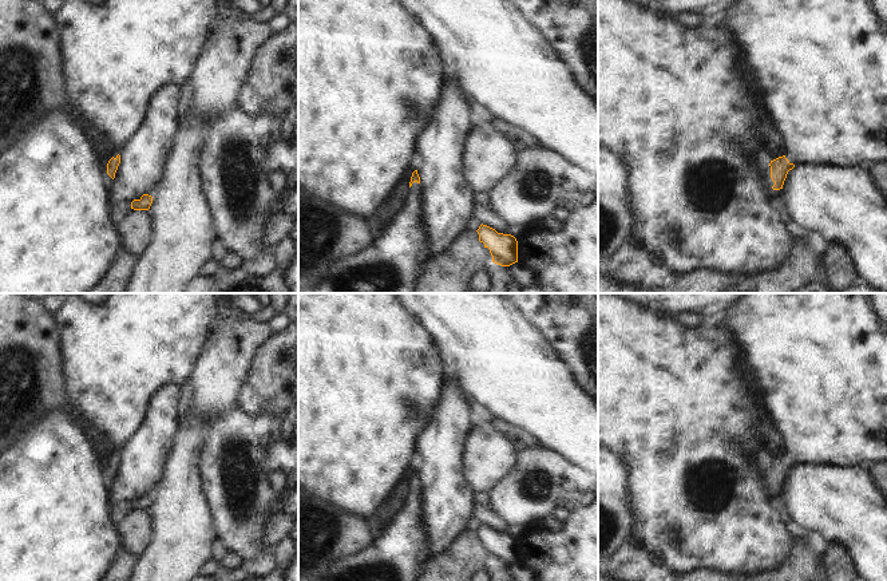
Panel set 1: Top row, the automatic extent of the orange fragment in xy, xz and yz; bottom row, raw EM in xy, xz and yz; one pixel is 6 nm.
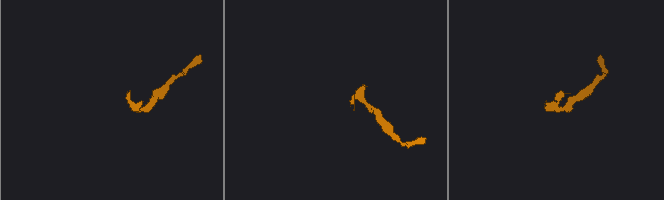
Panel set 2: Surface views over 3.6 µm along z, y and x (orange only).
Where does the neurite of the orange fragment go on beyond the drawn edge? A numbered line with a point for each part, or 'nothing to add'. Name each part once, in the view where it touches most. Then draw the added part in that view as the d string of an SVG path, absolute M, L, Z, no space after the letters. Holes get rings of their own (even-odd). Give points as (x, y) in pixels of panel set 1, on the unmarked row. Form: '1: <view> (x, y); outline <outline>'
1: yz (819, 360); outline M745 293L722 316L744 351L749 375L755 379L764 407L784 440L789 463L870 467L887 461L887 324L875 313L866 293Z

